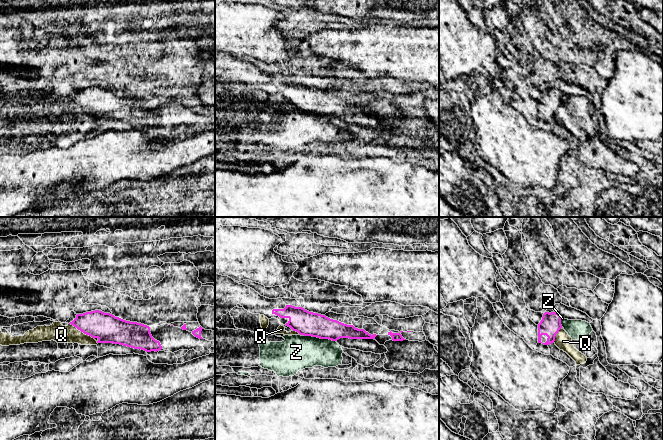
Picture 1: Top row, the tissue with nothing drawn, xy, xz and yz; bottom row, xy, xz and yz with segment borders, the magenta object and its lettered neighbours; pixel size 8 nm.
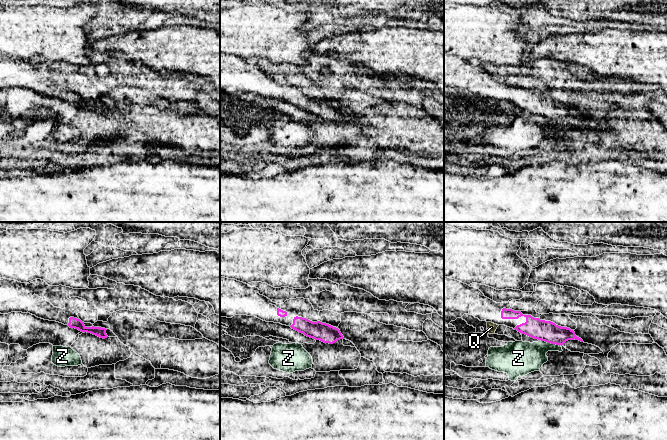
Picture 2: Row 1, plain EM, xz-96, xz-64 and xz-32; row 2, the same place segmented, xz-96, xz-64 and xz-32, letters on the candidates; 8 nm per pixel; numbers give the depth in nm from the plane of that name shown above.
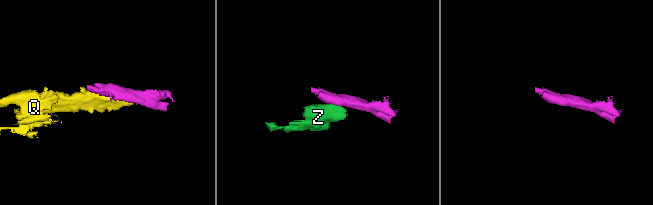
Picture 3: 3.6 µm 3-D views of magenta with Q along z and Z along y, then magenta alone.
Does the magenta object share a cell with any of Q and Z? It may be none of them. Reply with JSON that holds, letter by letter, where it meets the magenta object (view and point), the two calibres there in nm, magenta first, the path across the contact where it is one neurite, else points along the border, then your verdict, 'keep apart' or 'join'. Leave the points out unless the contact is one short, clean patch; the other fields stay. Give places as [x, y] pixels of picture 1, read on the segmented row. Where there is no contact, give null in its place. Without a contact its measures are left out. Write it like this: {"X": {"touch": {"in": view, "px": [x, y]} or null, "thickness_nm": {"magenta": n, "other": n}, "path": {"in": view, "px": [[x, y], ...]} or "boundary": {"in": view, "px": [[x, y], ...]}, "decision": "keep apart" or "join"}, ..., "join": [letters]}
{"Q": {"touch": {"in": "xy", "px": [82, 331]}, "thickness_nm": {"magenta": 220, "other": 140}, "decision": "keep apart"}, "Z": {"touch": {"in": "xz", "px": [319, 337]}, "thickness_nm": {"magenta": 200, "other": 280}, "boundary": {"in": "xz", "px": [[303, 334], [335, 341]]}, "decision": "keep apart"}, "join": []}

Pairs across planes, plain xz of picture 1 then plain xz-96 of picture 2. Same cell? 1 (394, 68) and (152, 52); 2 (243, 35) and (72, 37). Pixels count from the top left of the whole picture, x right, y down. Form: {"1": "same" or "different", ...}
{"1": "same", "2": "same"}

